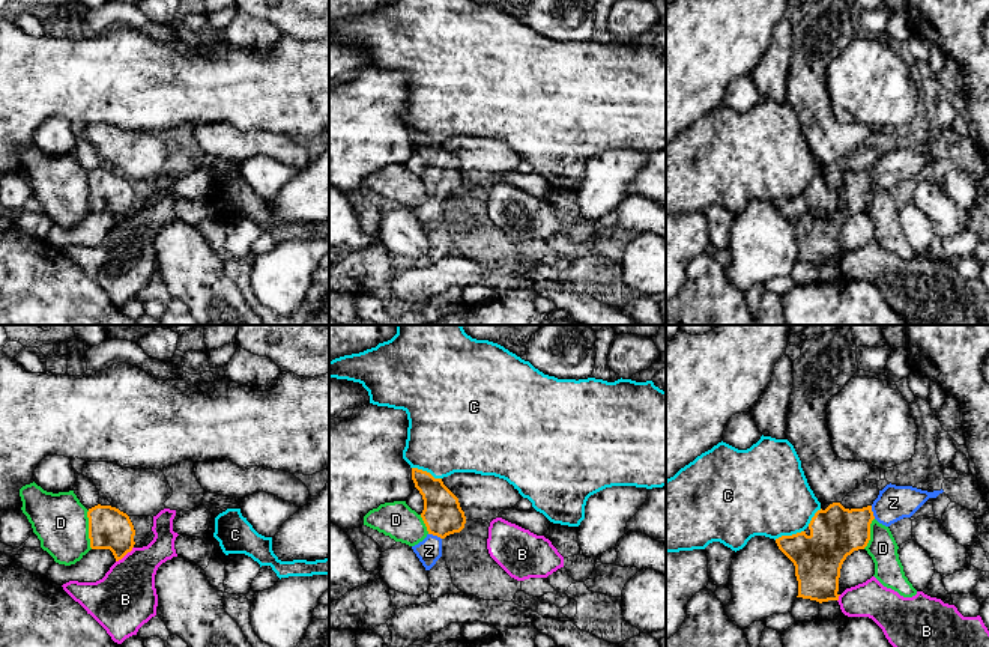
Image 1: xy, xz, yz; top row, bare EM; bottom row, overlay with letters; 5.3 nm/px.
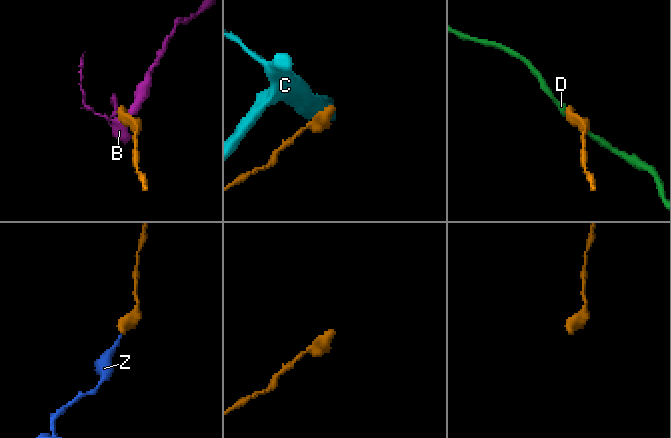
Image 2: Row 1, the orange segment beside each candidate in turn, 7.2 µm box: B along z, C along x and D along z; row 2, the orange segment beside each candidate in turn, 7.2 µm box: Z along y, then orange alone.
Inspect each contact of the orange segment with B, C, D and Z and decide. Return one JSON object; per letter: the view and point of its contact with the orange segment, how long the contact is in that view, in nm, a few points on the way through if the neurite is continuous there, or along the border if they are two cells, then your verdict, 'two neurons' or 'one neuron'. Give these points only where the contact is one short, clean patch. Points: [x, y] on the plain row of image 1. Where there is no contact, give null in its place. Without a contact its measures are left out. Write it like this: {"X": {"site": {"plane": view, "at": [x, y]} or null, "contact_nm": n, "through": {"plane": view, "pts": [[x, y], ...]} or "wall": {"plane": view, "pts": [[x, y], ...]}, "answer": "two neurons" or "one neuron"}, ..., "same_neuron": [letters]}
{"B": {"site": {"plane": "xy", "at": [125, 217]}, "contact_nm": 130, "wall": {"plane": "xy", "pts": [[133, 209], [116, 224]]}, "answer": "two neurons"}, "C": {"site": {"plane": "xz", "at": [426, 134]}, "contact_nm": 170, "answer": "two neurons"}, "D": {"site": {"plane": "xy", "at": [89, 193]}, "contact_nm": 200, "wall": {"plane": "xy", "pts": [[87, 173], [87, 200], [92, 211]]}, "answer": "two neurons"}, "Z": {"site": {"plane": "xz", "at": [435, 197]}, "contact_nm": 80, "through": {"plane": "xz", "pts": [[442, 178], [435, 197], [429, 214]]}, "answer": "one neuron"}, "same_neuron": ["Z"]}

